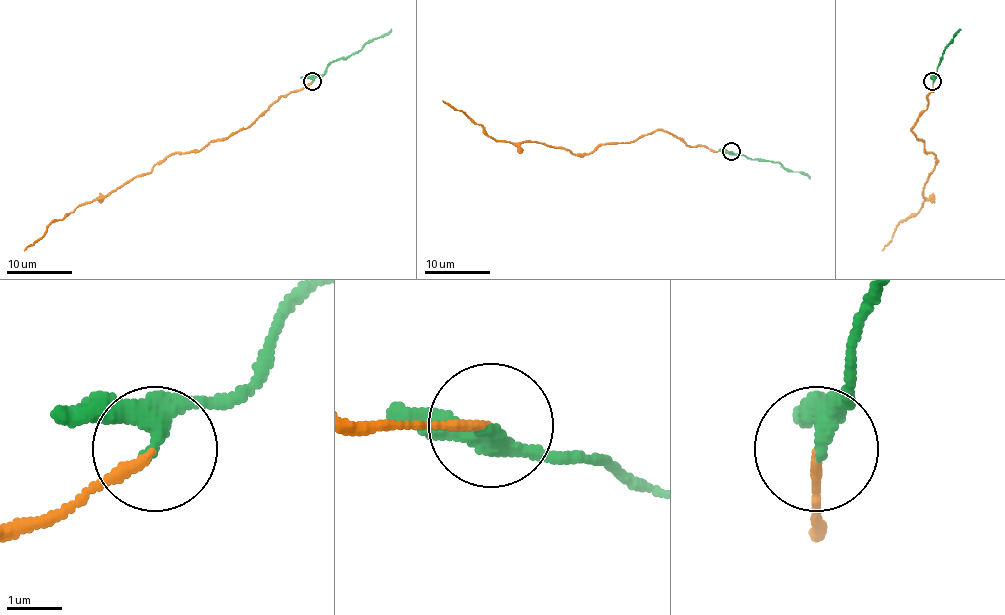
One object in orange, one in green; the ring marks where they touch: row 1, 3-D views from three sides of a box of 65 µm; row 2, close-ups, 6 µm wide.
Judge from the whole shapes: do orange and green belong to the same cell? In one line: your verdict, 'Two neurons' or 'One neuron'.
One neuron

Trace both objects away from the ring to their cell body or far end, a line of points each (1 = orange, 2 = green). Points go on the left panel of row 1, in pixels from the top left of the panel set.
1: (313, 81), (280, 96), (241, 130), (200, 150), (165, 156), (149, 173), (137, 174), (54, 220), (24, 250)
2: (313, 81), (332, 61), (354, 55), (391, 28)

